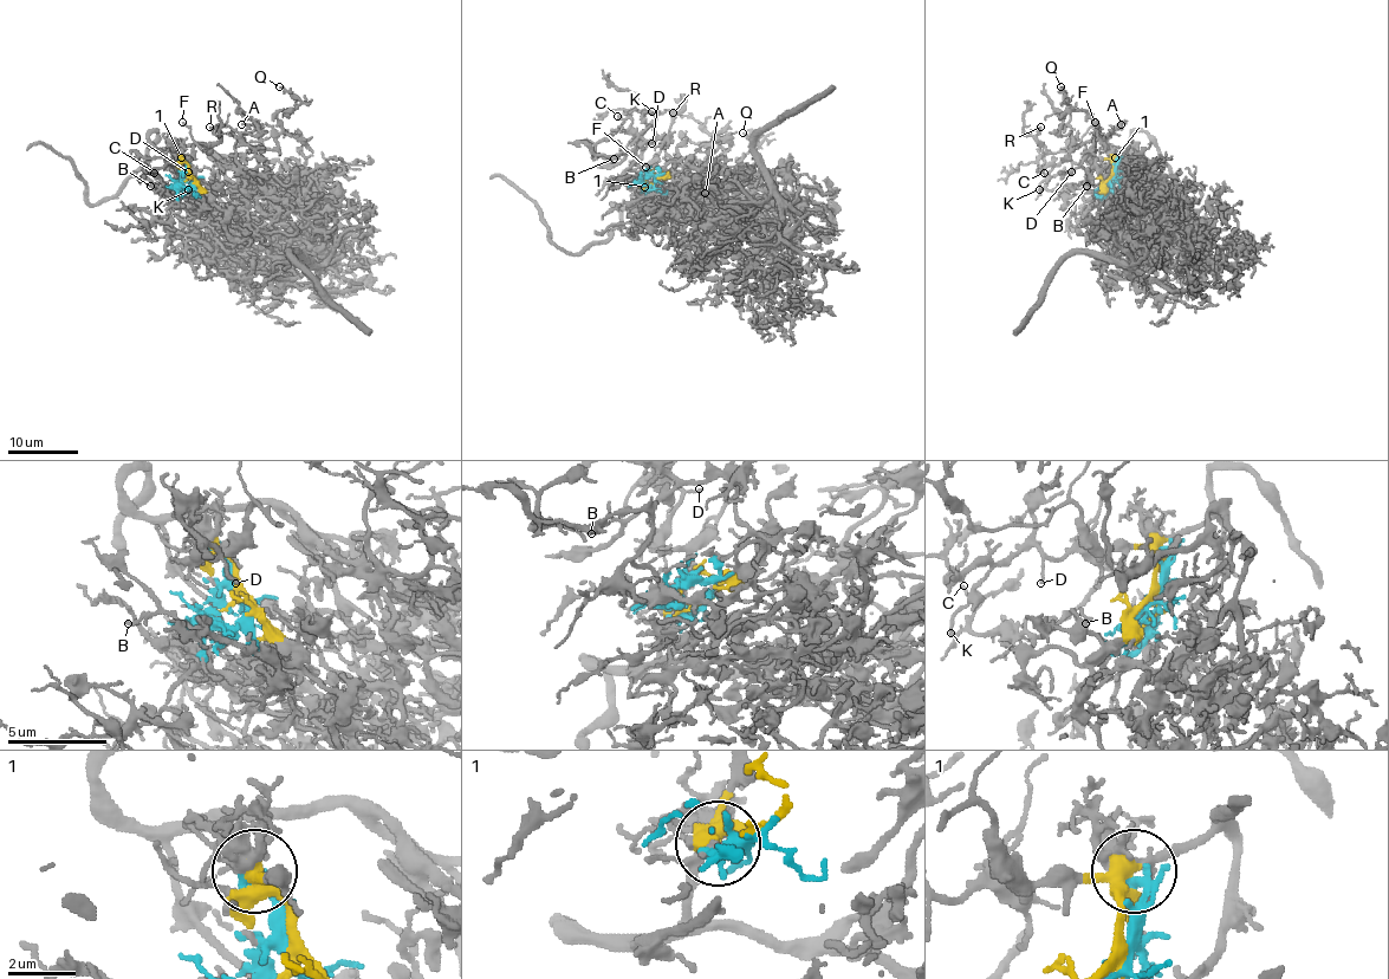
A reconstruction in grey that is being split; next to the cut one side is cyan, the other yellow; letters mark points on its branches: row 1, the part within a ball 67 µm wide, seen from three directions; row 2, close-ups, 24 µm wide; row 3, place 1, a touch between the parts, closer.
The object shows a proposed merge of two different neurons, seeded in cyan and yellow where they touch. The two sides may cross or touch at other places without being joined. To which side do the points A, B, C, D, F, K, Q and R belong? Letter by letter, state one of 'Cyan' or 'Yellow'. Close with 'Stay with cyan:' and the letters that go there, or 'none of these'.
A: Yellow
B: Yellow
C: Yellow
D: Yellow
F: Yellow
K: Yellow
Q: Yellow
R: Yellow
Stay with cyan: none of these

